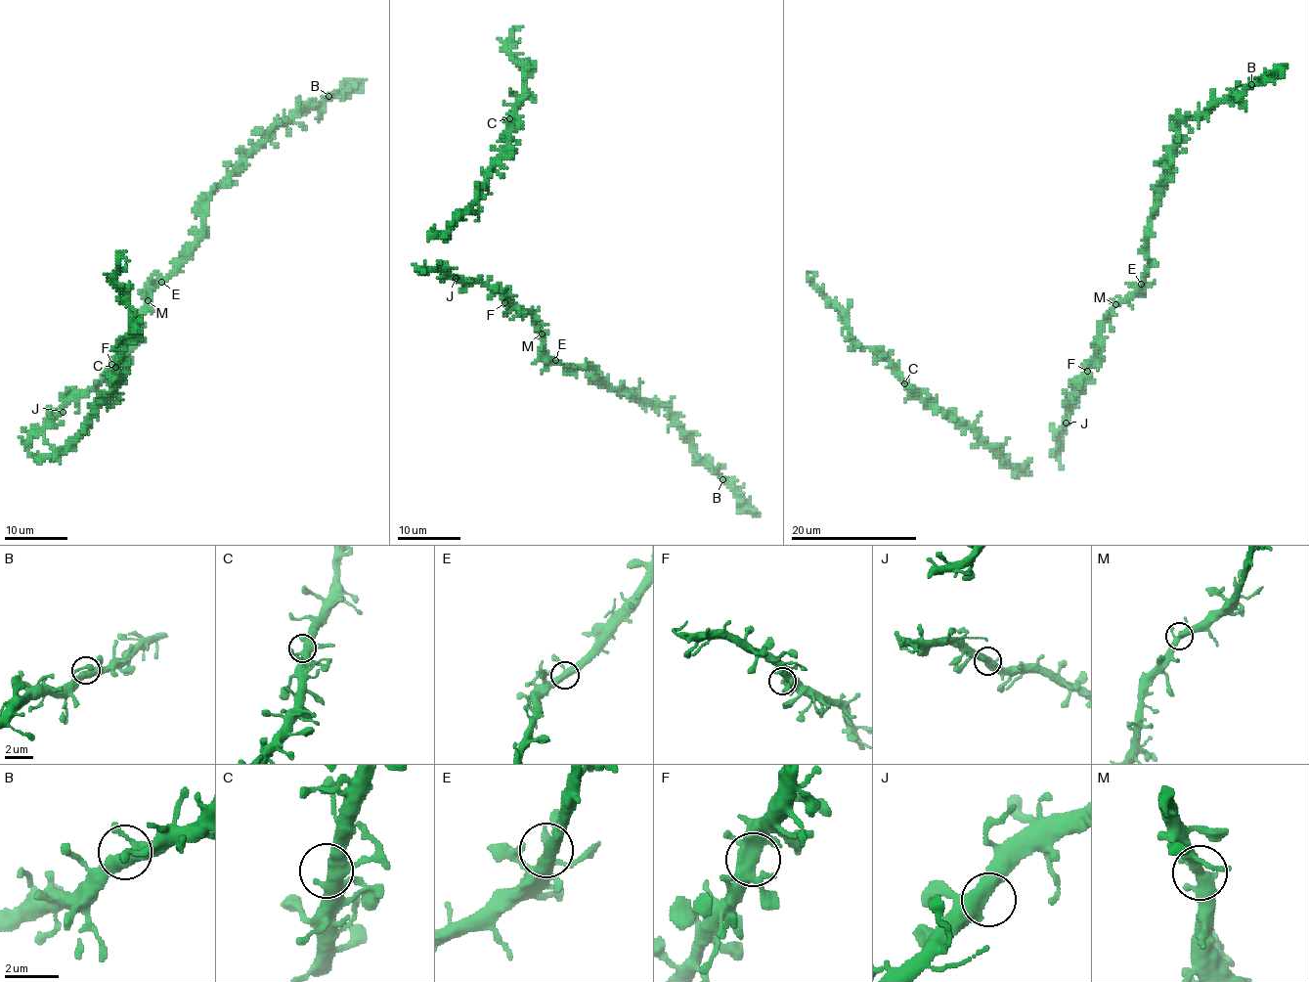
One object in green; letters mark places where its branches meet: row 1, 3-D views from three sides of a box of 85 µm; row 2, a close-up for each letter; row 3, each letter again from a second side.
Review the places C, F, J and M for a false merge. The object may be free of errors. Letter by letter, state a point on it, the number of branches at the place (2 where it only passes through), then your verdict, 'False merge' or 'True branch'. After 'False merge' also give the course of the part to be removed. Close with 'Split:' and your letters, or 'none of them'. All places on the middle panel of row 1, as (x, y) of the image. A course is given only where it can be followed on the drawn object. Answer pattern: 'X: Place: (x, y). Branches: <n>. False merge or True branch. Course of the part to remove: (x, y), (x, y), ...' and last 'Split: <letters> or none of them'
C: Place: (509, 118). Branches: 3. True branch
F: Place: (504, 302). Branches: 4. True branch
J: Place: (456, 278). Branches: 2. True branch
M: Place: (542, 334). Branches: 4. True branch
Split: none of them

